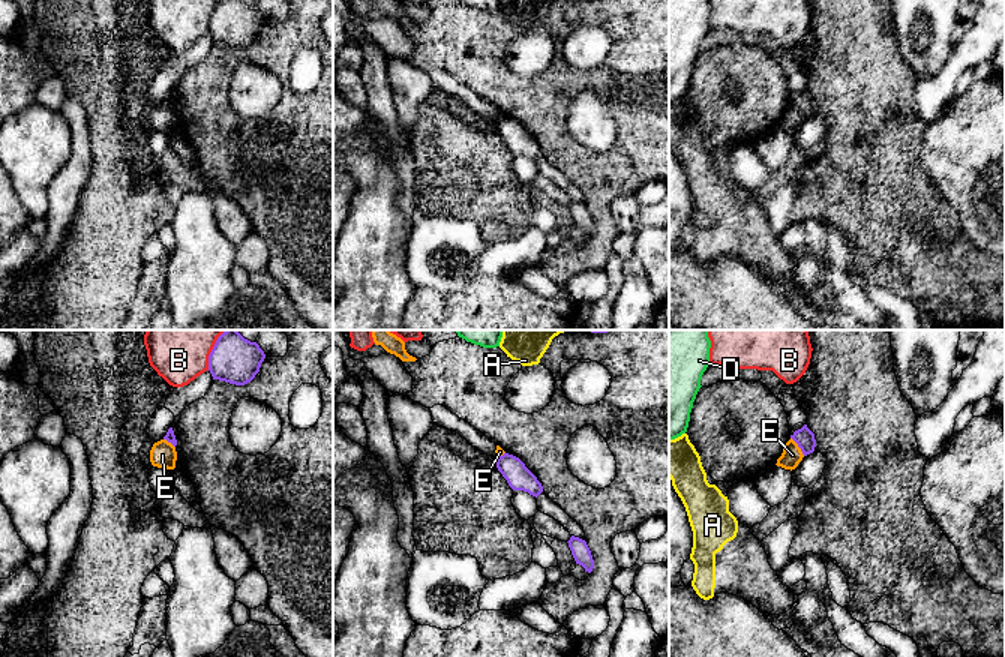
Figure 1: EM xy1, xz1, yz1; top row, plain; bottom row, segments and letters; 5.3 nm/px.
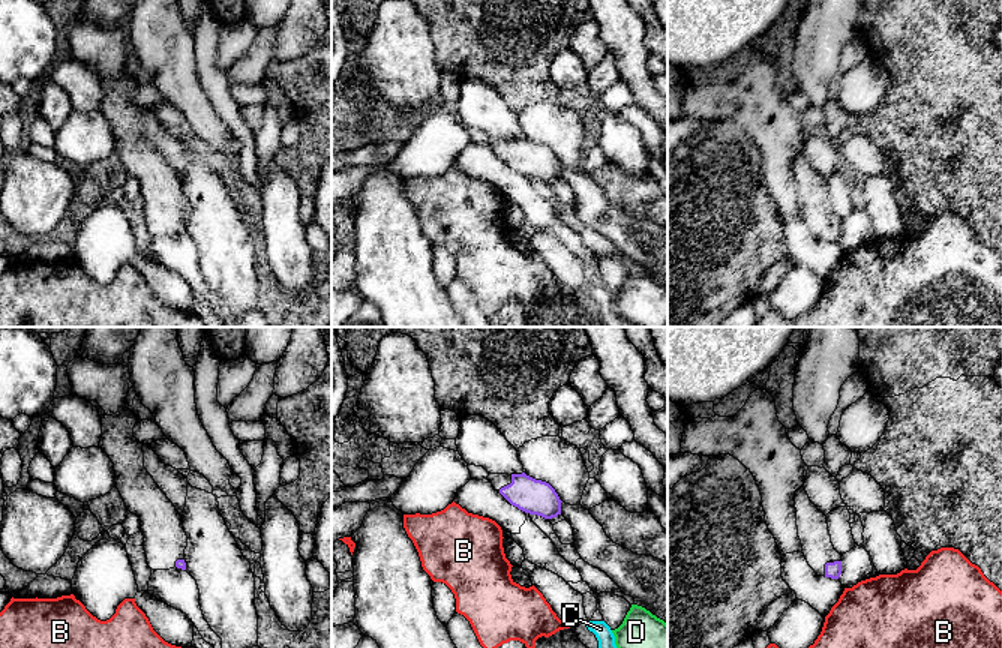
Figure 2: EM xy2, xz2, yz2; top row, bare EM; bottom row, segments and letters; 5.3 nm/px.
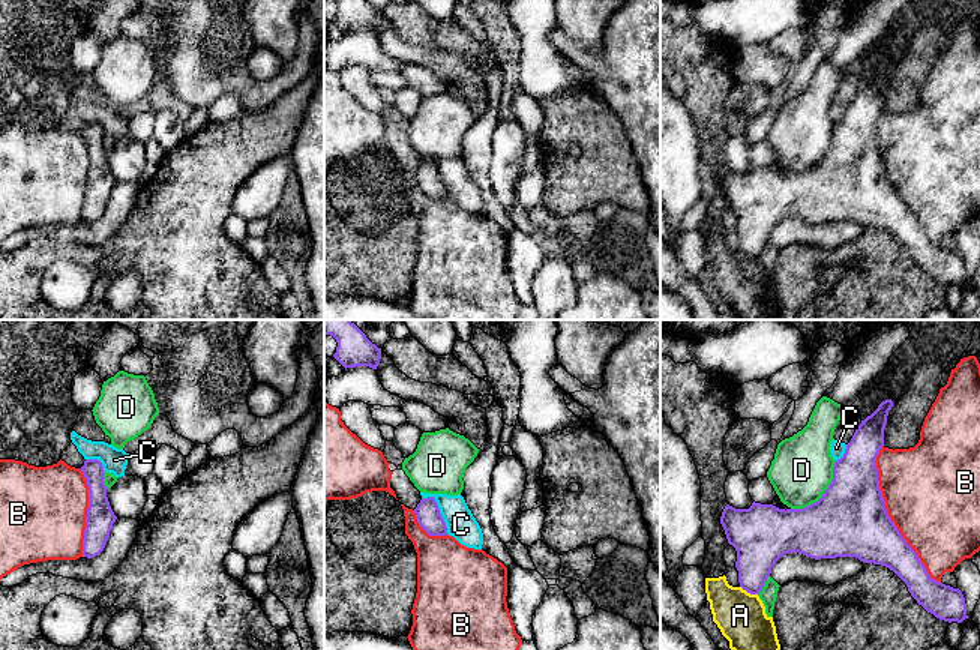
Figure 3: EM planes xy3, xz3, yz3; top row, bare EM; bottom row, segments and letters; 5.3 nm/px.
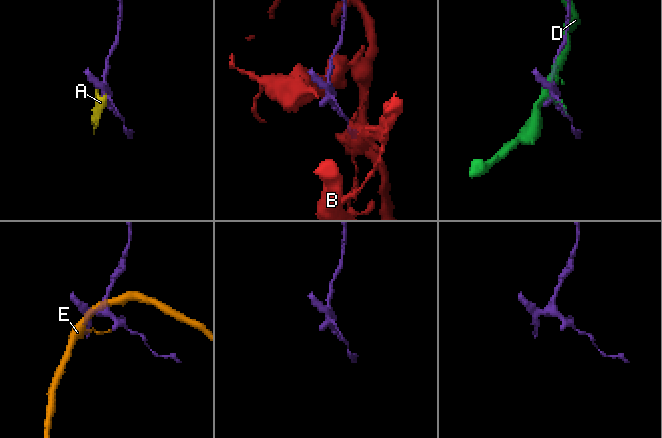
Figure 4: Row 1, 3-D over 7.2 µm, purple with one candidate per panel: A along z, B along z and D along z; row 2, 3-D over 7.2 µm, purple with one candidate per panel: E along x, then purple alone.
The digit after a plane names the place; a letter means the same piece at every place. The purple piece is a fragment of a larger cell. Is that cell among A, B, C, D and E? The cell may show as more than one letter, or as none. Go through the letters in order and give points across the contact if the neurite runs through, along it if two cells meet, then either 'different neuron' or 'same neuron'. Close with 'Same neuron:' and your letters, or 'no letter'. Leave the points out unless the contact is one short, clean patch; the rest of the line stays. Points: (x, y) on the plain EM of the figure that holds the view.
A: different neuron
B: different neuron
C: border along xz3 (422, 161), (434, 162), (447, 197); different neuron
D: different neuron
E: border along yz1 (791, 101), (804, 119); different neuron
Same neuron: no letter

